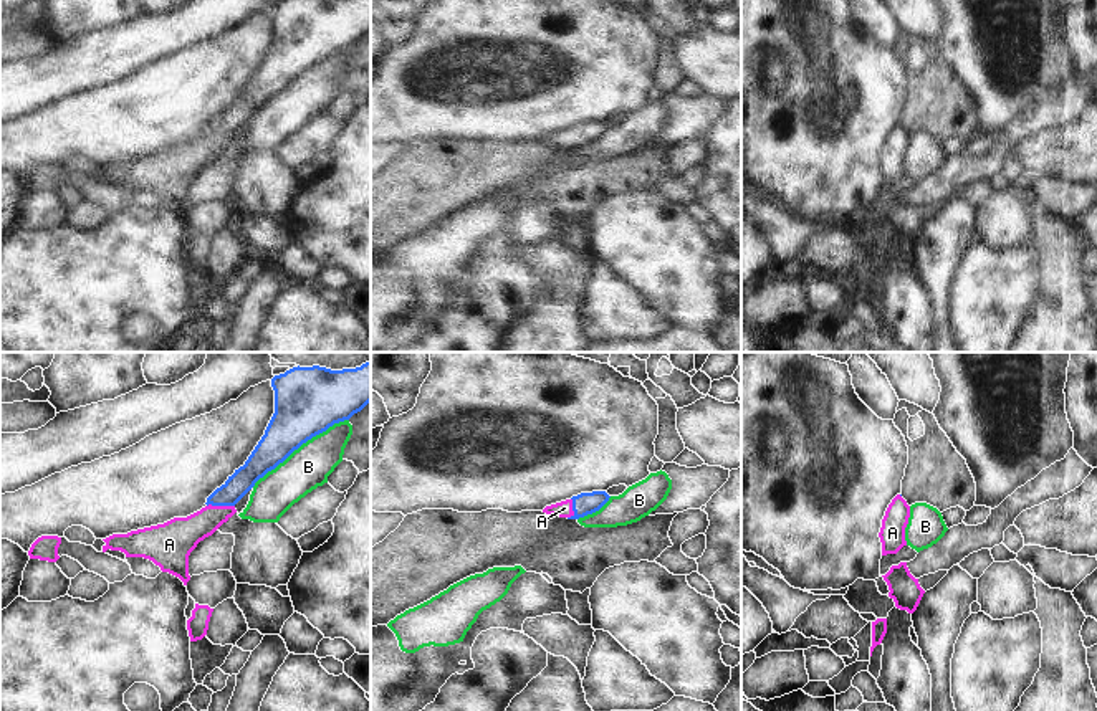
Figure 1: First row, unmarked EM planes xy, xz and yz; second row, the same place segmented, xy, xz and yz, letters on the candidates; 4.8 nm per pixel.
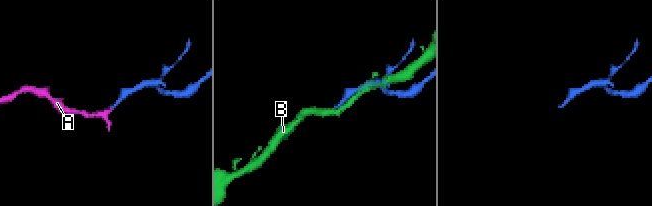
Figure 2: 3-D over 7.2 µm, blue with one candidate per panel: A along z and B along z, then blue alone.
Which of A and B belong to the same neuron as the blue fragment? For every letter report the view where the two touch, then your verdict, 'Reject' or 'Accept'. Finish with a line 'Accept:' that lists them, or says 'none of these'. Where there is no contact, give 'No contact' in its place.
A: Touches blue in xy. Accept
B: Touches blue in xy. Reject
Accept: A.

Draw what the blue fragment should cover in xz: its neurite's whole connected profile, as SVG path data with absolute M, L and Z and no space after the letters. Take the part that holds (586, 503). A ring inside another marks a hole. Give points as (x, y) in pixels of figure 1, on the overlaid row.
M606 491L581 493L571 499L546 506L543 513L568 519L579 519L599 511L609 498L611 496Z

